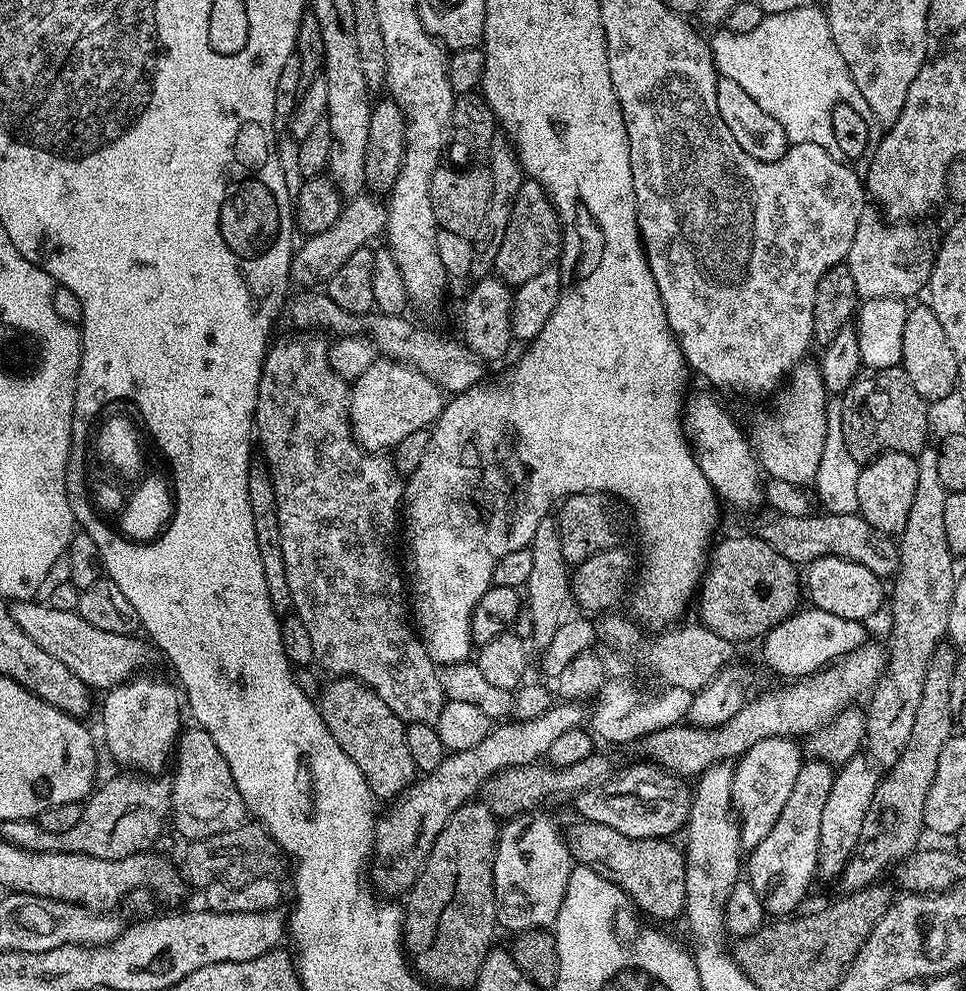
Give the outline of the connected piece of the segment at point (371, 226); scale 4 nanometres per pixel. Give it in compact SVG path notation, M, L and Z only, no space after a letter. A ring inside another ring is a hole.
M370 194L351 197L341 209L339 219L329 229L307 237L304 244L297 247L291 260L291 279L312 288L314 284L323 285L338 272L339 267L354 254L355 250L367 247L372 240L387 229L387 205ZM380 200L380 201L378 201Z

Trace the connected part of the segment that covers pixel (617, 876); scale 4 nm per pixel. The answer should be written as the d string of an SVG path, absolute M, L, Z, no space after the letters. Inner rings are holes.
M587 822L576 823L580 824L574 825L570 830L567 829L566 839L568 849L572 851L573 861L577 865L594 870L598 874L602 874L602 878L614 882L614 886L618 886L625 892L645 917L653 916L653 918L648 917L653 921L672 920L675 916L679 917L683 913L686 902L686 866L684 865L686 856L681 849L679 852L672 845L671 839L647 840L646 838L638 838L631 840L629 836L618 834L618 830L610 830L610 826Z

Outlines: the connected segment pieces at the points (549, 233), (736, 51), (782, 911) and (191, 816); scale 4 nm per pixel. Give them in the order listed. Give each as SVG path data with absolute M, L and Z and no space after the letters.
M525 179L514 198L514 210L509 216L502 246L499 247L495 275L509 286L530 282L534 274L542 274L542 270L553 267L559 261L563 244L564 228L547 190L536 180Z
M813 6L786 10L784 14L770 14L758 22L750 34L734 34L727 30L717 31L716 34L716 37L711 37L710 47L717 73L738 82L738 86L742 86L742 90L746 90L746 94L750 94L750 98L754 98L754 102L758 102L758 106L770 114L770 118L777 120L782 130L786 130L789 145L822 146L826 154L839 157L838 141L834 139L832 129L834 106L854 106L854 111L862 114L864 120L872 120L872 111L870 106L866 106L866 98L862 98L862 90L854 86L854 78L850 78L850 70L846 62L842 62L842 54L838 54L838 46L834 46L828 14L823 7Z
M808 758L803 761L798 770L798 779L794 782L794 790L790 790L790 798L786 798L786 806L782 806L782 814L778 814L778 822L774 822L774 826L770 829L770 834L766 834L766 838L762 838L762 842L758 842L756 848L751 849L746 856L746 879L748 883L754 886L754 890L758 890L758 898L764 900L765 913L771 914L776 918L784 918L789 914L795 913L796 908L800 904L800 899L808 892L808 887L812 884L812 875L817 875L818 864L818 844L819 844L819 830L821 829L821 817L822 810L825 809L826 798L830 795L830 788L833 780L834 768L833 765L827 764L824 760L818 760L815 758Z
M199 726L185 727L178 737L178 745L176 748L176 759L179 763L176 766L176 776L173 777L172 783L172 820L178 831L185 836L185 841L191 842L194 840L205 840L214 834L222 834L226 830L234 830L239 824L245 823L246 809L242 802L242 794L238 794L238 786L234 786L234 774L230 774L230 766L226 766L226 758L222 758L222 754L218 751L218 746L214 746L214 738L210 738L210 734L206 734L206 730Z

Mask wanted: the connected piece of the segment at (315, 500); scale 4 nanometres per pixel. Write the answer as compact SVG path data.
M296 334L293 340L280 340L269 347L264 356L262 374L258 382L258 402L254 417L254 436L258 441L258 452L264 455L263 463L276 487L278 502L278 530L282 534L282 558L286 562L286 582L290 582L294 614L302 620L310 634L315 663L321 664L336 678L351 678L372 689L394 710L399 720L408 724L435 725L446 703L441 677L437 665L432 663L424 649L419 635L410 619L410 604L406 599L406 580L400 577L400 568L396 565L396 552L392 549L392 535L398 532L398 505L404 498L405 477L398 471L395 463L387 455L368 452L356 441L352 434L352 423L348 420L349 381L343 380L330 366L328 357L329 341L319 340L316 334Z

